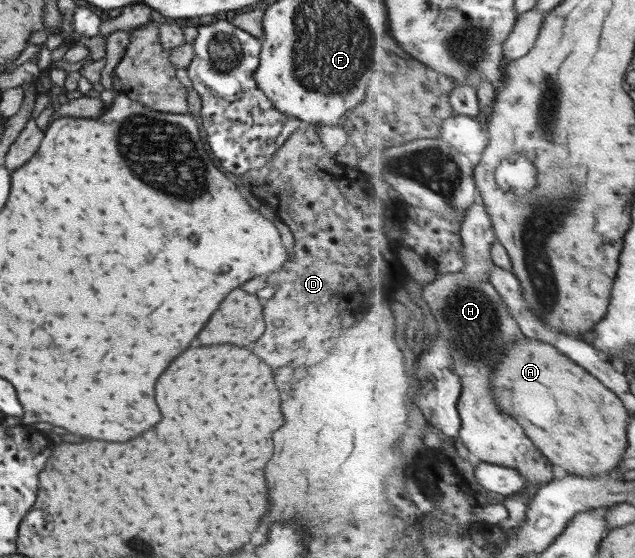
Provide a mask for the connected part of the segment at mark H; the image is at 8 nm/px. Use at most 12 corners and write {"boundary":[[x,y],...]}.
{"boundary":[[440,276],[422,292],[462,378],[461,438],[476,462],[514,467],[507,536],[554,463],[497,405],[494,374],[517,318],[491,281]]}

